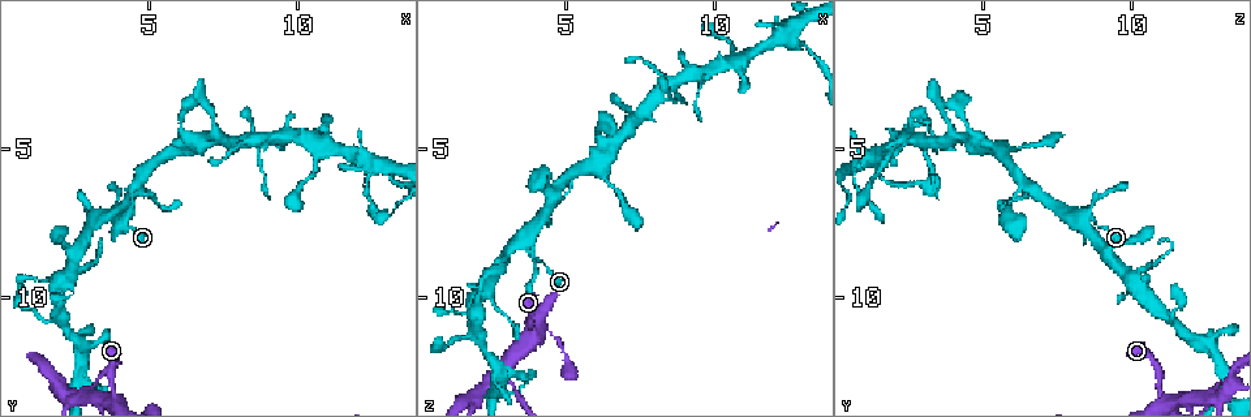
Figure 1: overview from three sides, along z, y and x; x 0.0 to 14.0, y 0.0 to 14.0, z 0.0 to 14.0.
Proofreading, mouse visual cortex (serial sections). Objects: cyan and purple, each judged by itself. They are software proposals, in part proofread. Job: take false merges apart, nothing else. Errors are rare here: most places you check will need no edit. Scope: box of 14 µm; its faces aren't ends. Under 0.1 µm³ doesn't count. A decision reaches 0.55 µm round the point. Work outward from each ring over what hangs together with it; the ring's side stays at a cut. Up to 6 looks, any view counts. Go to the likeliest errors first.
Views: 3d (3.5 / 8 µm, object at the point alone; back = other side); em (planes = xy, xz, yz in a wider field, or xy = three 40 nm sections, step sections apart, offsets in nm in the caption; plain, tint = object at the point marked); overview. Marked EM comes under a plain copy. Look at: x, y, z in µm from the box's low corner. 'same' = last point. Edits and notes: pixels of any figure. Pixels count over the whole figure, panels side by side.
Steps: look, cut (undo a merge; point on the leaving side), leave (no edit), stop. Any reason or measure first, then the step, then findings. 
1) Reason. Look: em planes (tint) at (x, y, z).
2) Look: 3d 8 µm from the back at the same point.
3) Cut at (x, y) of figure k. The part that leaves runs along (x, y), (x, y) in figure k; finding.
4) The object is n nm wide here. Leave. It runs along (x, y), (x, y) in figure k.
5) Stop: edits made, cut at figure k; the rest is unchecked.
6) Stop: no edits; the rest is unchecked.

Sharp bend. Look: 3d 3.5 µm from the back at (3.7, 7.0, 8.4).

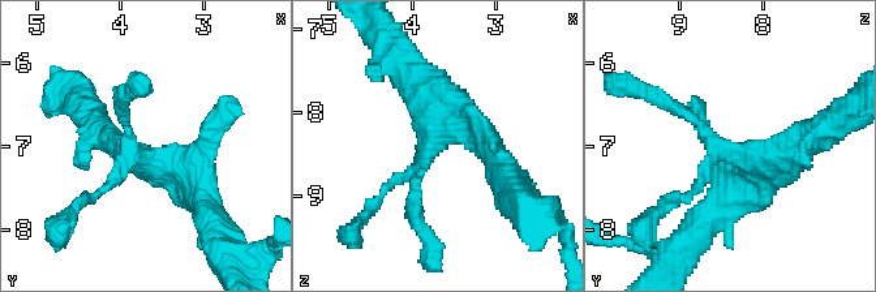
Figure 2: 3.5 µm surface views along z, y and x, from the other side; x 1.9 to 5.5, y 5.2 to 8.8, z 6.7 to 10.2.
Look: em xy step 3 (tint) at (3.75, 7.10, 8.30).

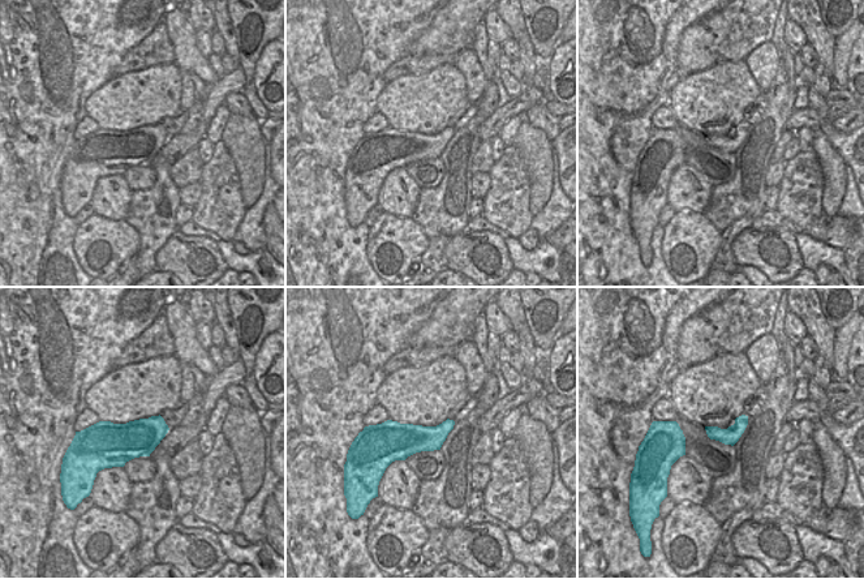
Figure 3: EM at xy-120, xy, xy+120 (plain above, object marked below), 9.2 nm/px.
Leave. It runs along (688, 196), (715, 153), (811, 136) in figure 2; continuous, no second cell.

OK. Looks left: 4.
Look: 3d 3.5 µm at (12.3, 5.4, 1.2).

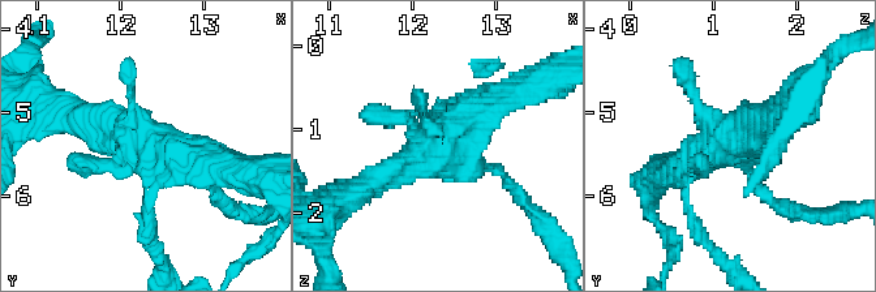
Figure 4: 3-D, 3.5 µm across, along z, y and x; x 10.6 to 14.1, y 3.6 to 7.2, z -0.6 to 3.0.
Now the EM. Look: em xy step 5 (tint) at (12.25, 5.30, 1.25).

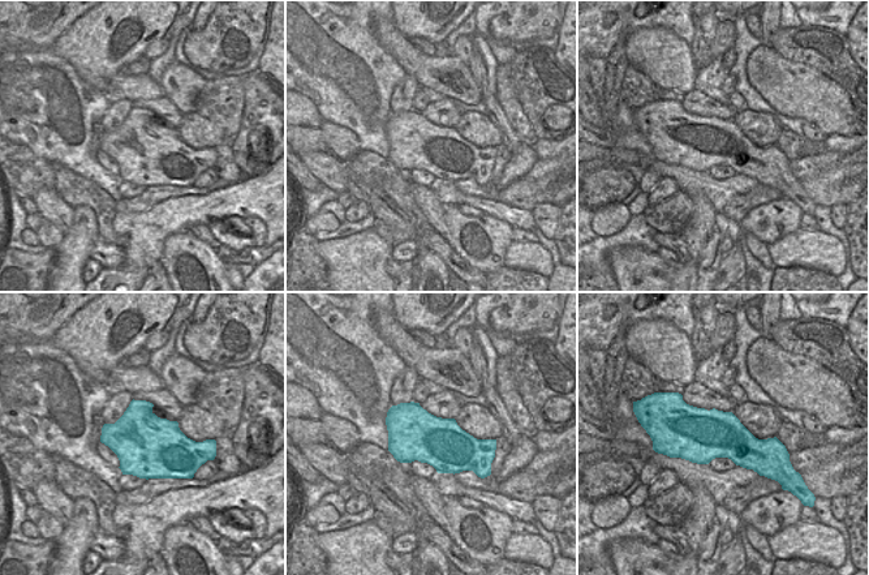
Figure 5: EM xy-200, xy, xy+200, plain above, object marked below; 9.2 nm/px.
Leave. Continuous, no second cell.

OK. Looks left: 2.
Look: 3d 8 µm from the back at (3.8, 13.4, 11.0).

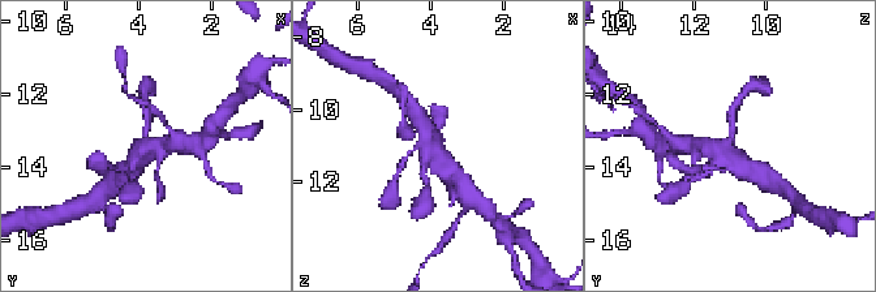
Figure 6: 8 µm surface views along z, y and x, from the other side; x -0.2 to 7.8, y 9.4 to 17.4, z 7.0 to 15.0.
3 arms meet here; the arms are 200, 400, 500 nm wide; need the tissue. Look: em xy step 5 (tint) at the same point.

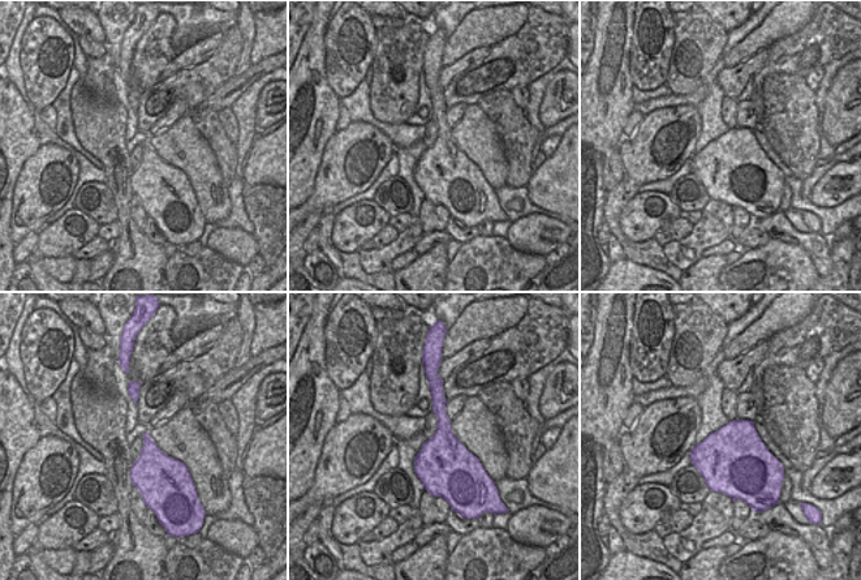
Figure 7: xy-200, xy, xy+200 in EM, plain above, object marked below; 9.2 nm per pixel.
The object is 500 nm wide here. Leave. It runs along (734, 106), (726, 150), (703, 146) in figure 6; one cell here.

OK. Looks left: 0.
Stop: no edits; the rest is unchecked.

